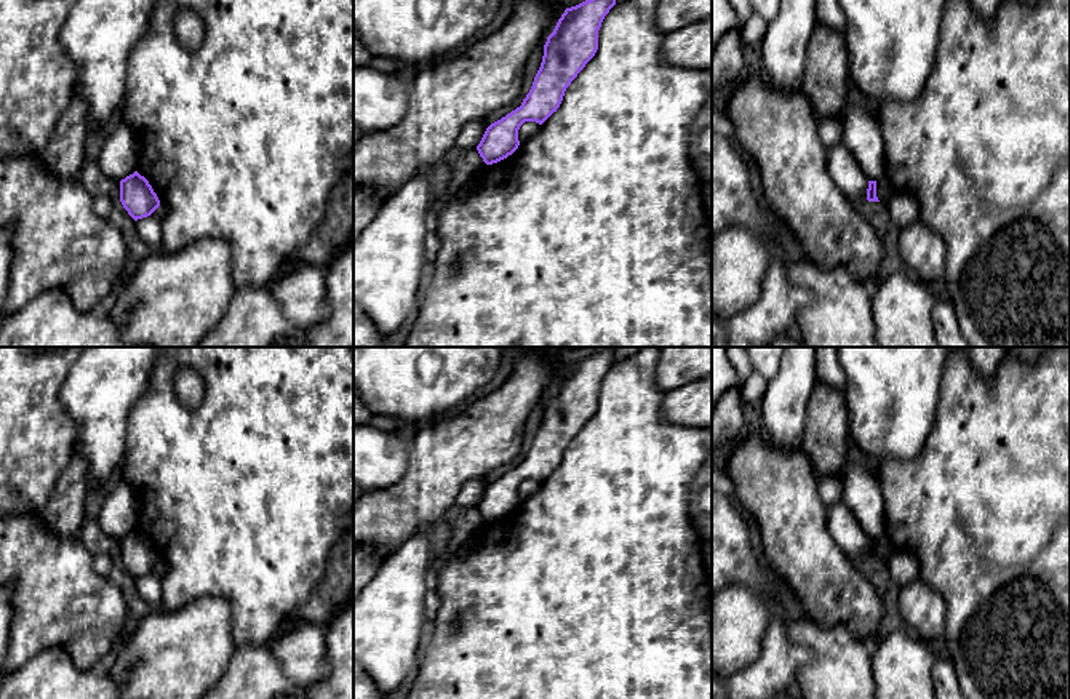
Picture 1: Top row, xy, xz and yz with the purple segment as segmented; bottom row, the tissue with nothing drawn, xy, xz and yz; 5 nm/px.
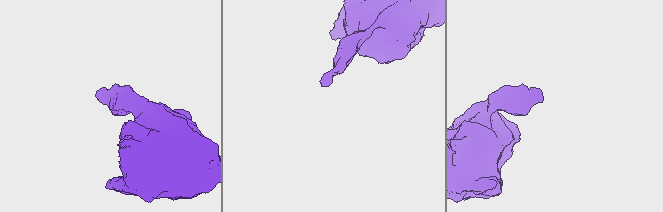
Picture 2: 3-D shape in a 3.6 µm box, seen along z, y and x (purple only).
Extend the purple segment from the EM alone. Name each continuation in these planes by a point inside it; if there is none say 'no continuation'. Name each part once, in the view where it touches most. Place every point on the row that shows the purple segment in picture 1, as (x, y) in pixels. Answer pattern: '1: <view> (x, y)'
no continuation

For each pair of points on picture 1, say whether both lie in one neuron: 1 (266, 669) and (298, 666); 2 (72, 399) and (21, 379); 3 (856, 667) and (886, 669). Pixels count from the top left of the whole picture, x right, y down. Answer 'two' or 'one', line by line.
1: two
2: two
3: two

